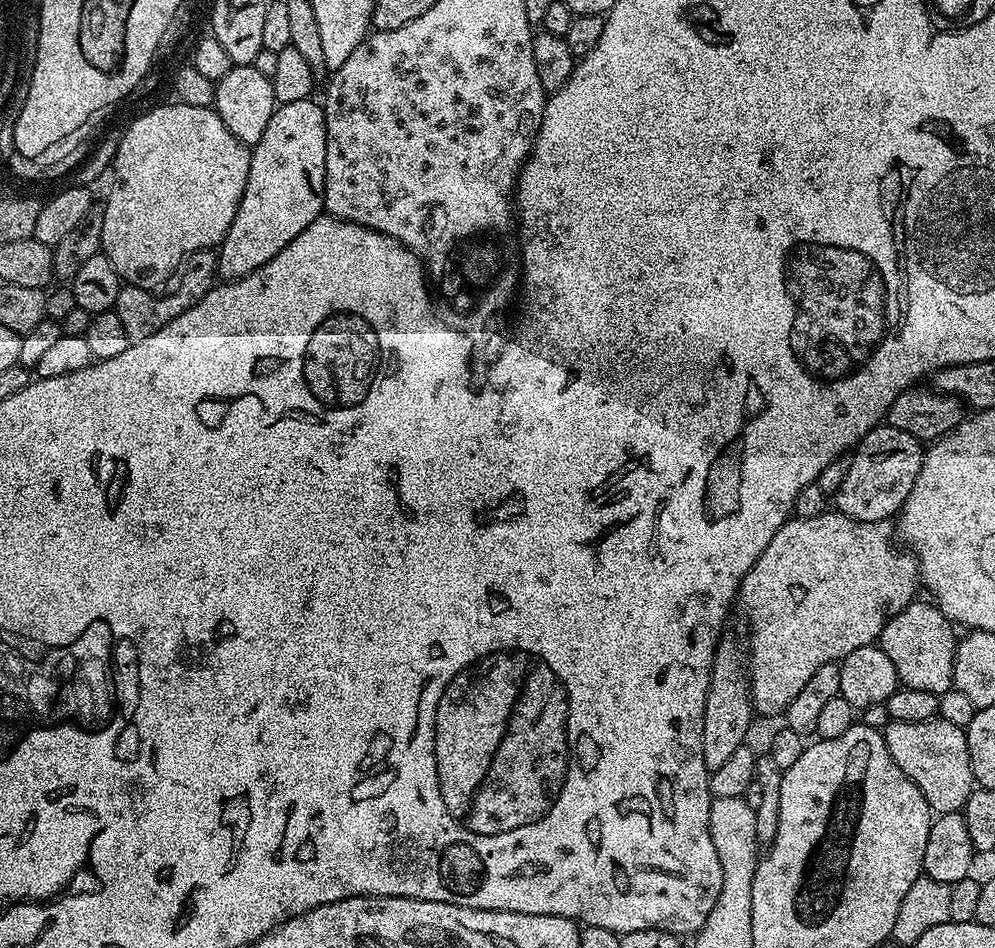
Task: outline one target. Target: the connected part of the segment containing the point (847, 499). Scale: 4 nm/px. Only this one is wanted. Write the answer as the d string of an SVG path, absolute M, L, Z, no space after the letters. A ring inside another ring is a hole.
M887 426L872 428L851 453L850 471L834 493L835 511L862 522L891 521L906 502L914 478L918 478L925 451L921 441L902 430Z

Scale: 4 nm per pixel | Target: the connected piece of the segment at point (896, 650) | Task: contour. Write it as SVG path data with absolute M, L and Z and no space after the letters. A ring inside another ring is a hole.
M917 598L894 614L882 630L878 647L884 651L886 658L890 658L903 687L930 690L930 694L940 697L954 687L952 679L958 635L952 621L946 619L942 610L935 603L925 600Z

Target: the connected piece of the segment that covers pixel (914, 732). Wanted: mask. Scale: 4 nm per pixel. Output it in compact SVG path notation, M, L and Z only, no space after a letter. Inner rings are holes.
M937 718L926 722L893 720L882 731L890 758L894 758L898 770L922 790L922 798L926 798L933 813L960 812L976 784L970 770L970 746L966 746L964 729Z

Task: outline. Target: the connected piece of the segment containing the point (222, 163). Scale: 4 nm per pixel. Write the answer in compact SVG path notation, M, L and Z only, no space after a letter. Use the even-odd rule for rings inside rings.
M179 102L172 104L160 104L157 108L152 108L149 112L144 112L125 132L119 137L120 145L117 148L116 159L114 161L114 171L116 170L116 185L112 188L108 200L103 201L104 217L102 218L102 242L100 247L103 255L110 258L110 262L116 268L124 284L133 284L139 288L156 290L163 280L168 280L172 276L172 271L176 268L176 263L180 259L191 257L193 252L203 252L215 249L224 240L224 235L230 230L234 222L234 214L238 214L238 206L244 197L246 190L246 178L250 174L250 162L252 153L249 145L243 144L230 130L226 130L226 122L216 113L215 107L203 108L202 106L186 106Z

